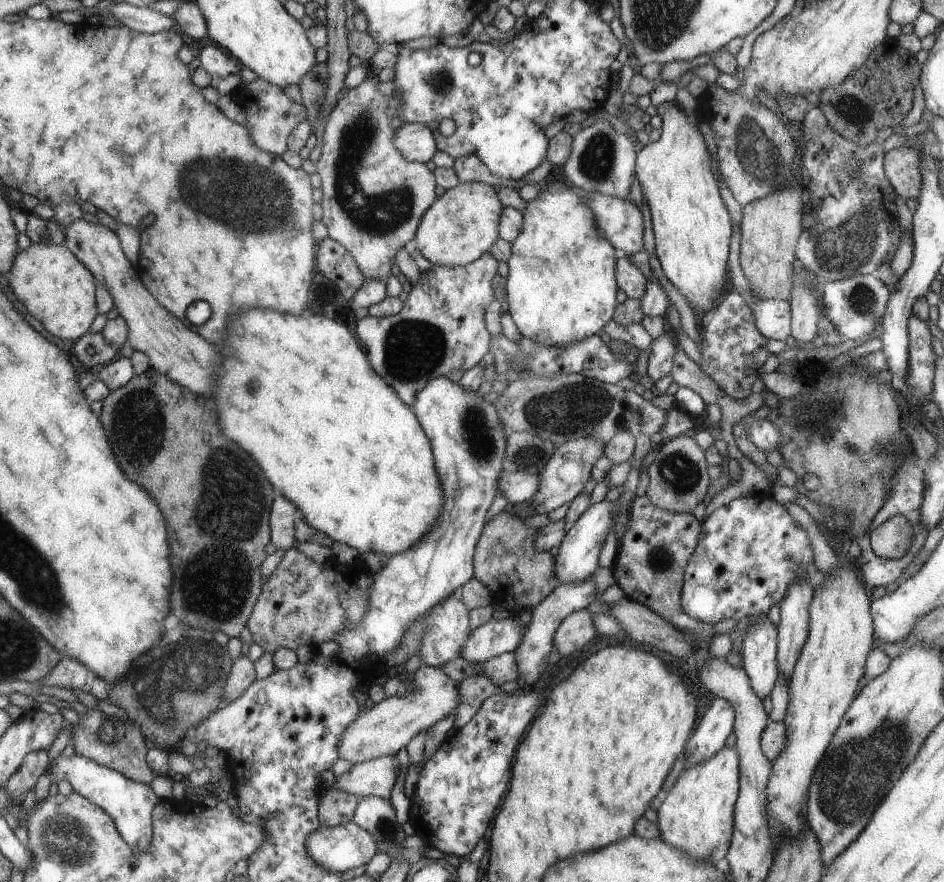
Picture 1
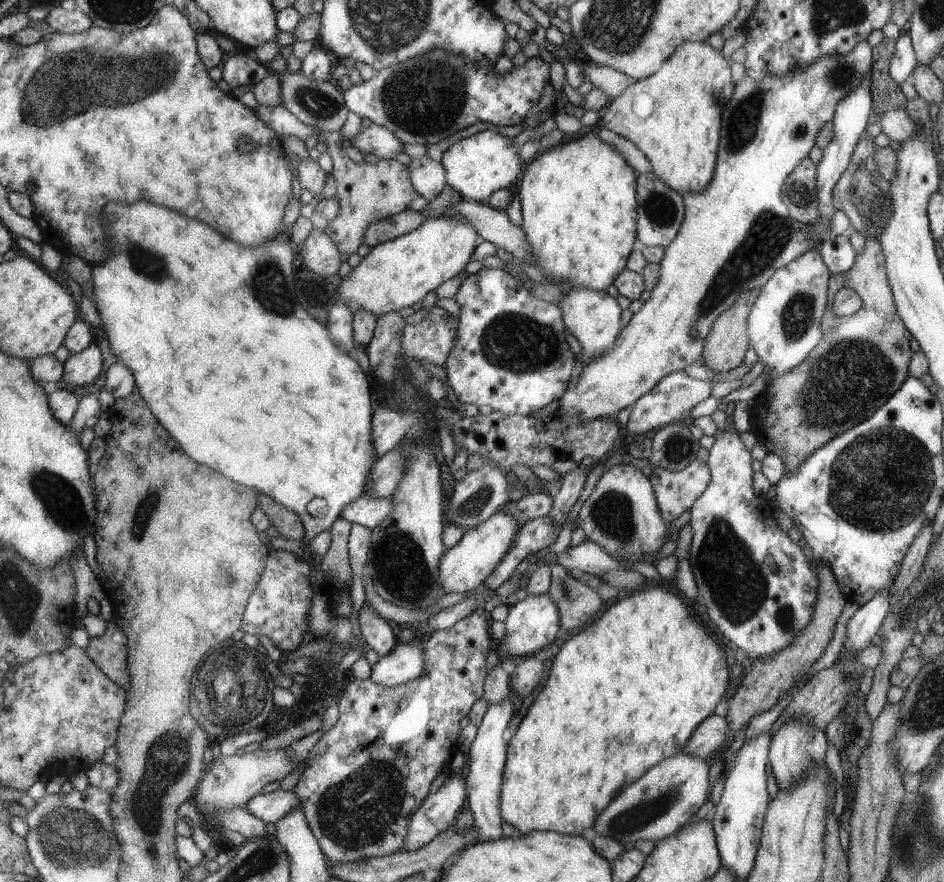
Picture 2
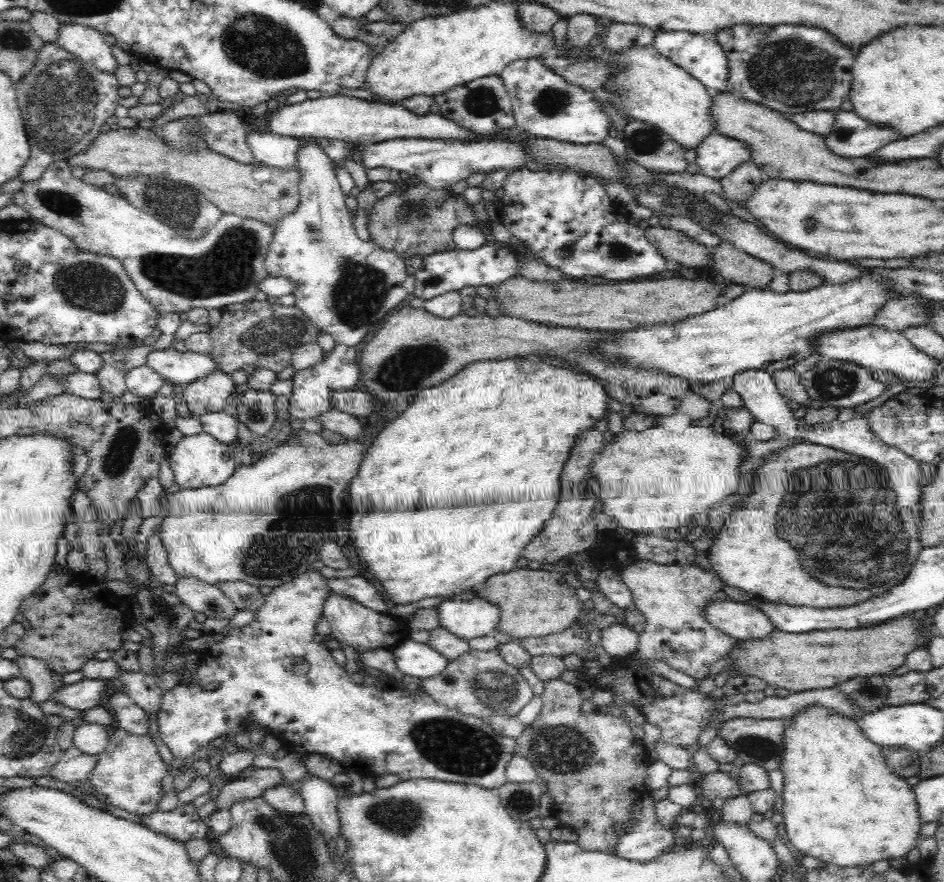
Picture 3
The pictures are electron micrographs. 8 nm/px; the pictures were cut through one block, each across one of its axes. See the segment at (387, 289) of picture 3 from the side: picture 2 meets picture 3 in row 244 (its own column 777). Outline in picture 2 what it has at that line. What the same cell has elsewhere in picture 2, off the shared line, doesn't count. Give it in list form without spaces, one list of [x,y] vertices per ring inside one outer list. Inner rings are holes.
[[[815,248],[778,268],[766,284],[759,288],[758,298],[754,300],[754,306],[750,310],[747,334],[749,347],[753,348],[758,360],[764,364],[763,372],[768,374],[767,382],[797,367],[822,340],[822,316],[827,304],[826,292],[830,275],[826,264],[823,264],[821,253]]]

